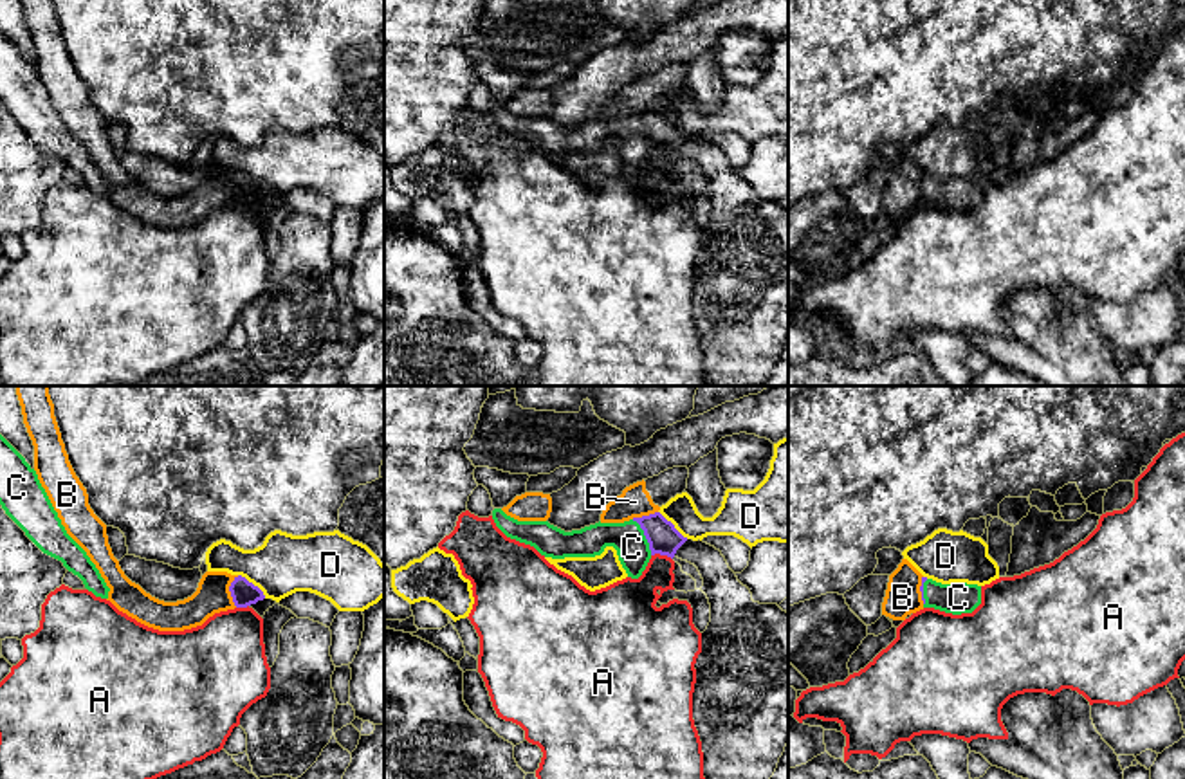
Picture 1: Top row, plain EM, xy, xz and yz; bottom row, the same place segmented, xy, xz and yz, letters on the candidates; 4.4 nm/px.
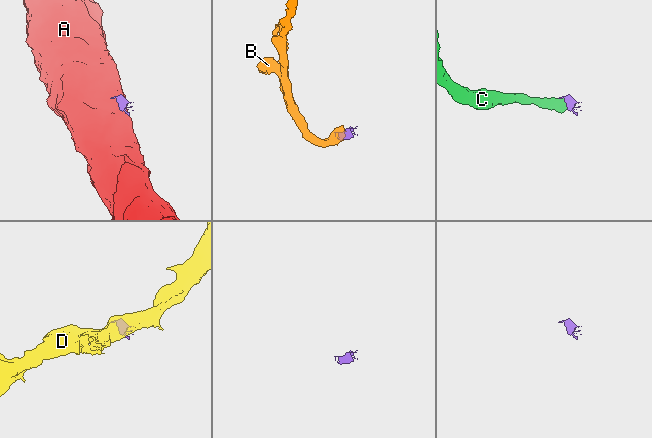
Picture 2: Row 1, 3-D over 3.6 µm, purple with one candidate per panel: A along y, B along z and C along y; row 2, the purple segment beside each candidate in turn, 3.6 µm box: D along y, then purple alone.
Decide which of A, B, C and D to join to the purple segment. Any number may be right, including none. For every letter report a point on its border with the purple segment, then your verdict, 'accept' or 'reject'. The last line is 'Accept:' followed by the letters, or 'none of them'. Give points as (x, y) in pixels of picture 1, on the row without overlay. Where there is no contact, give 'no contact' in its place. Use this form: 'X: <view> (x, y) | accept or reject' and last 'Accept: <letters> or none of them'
A: xz (662, 150) | reject
B: xy (229, 186) | reject
C: xz (644, 130) | accept
D: xy (251, 179) | reject
Accept: C

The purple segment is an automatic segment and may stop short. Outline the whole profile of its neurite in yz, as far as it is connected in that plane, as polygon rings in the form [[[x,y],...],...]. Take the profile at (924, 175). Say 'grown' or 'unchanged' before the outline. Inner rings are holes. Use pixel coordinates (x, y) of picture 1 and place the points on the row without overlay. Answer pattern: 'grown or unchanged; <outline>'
grown; [[[922,173],[923,204],[934,204],[945,209],[972,209],[981,200],[981,182],[967,179],[942,180]]]

